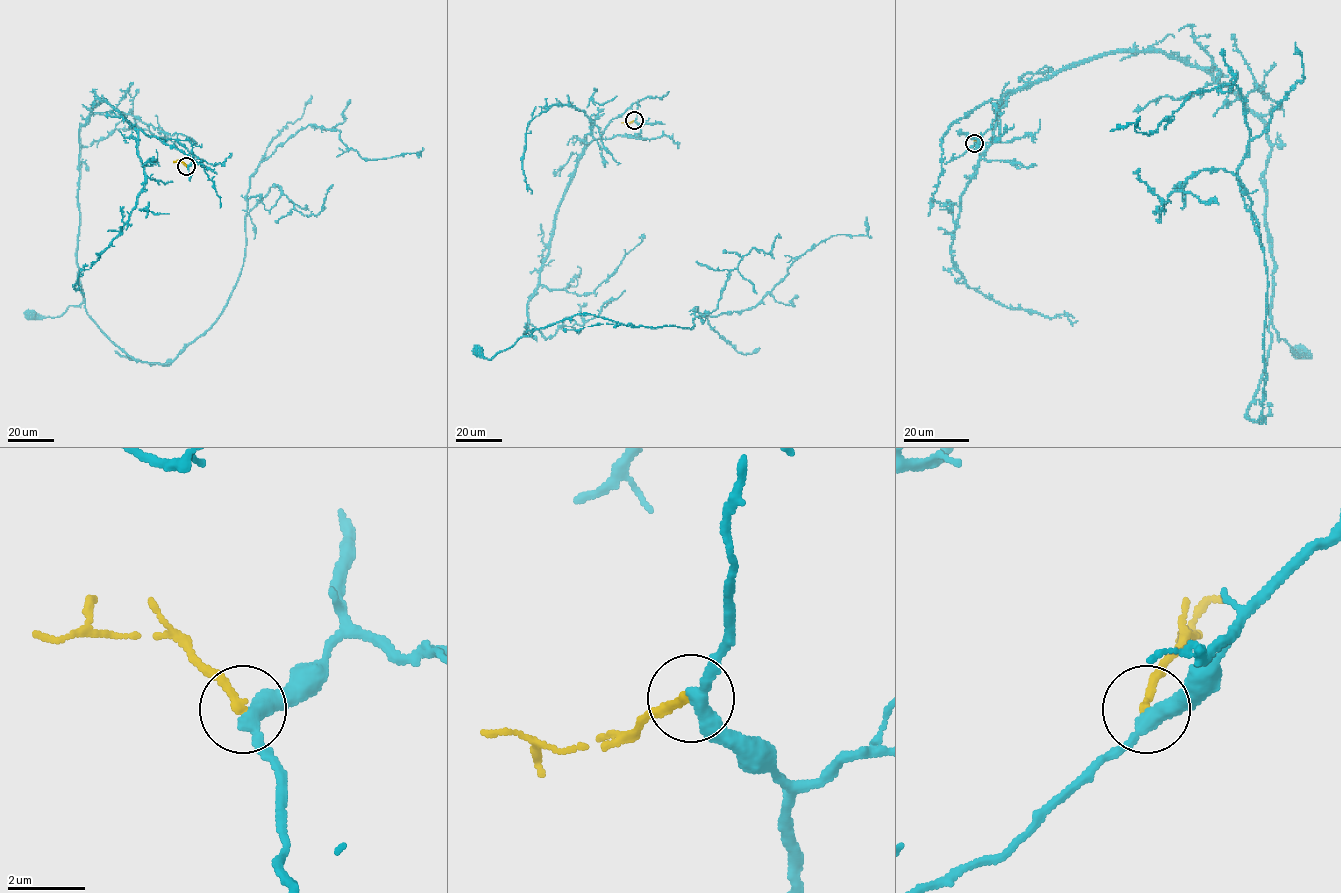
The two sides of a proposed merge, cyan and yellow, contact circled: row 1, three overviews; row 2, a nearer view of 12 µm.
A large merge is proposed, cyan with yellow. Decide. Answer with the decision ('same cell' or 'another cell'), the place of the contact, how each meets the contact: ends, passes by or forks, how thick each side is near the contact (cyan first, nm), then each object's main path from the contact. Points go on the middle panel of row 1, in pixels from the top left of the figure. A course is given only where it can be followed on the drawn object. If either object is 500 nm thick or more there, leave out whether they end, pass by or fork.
same cell; at (634, 120); cyan passes by; yellow ends there; 360 nm thick on the cyan side, 220 nm on the other; cyan runs (634, 120), (640, 135), (594, 139), (578, 162), (527, 304), (525, 333), (532, 334), (490, 358), (475, 352); yellow runs (634, 120), (622, 122)

